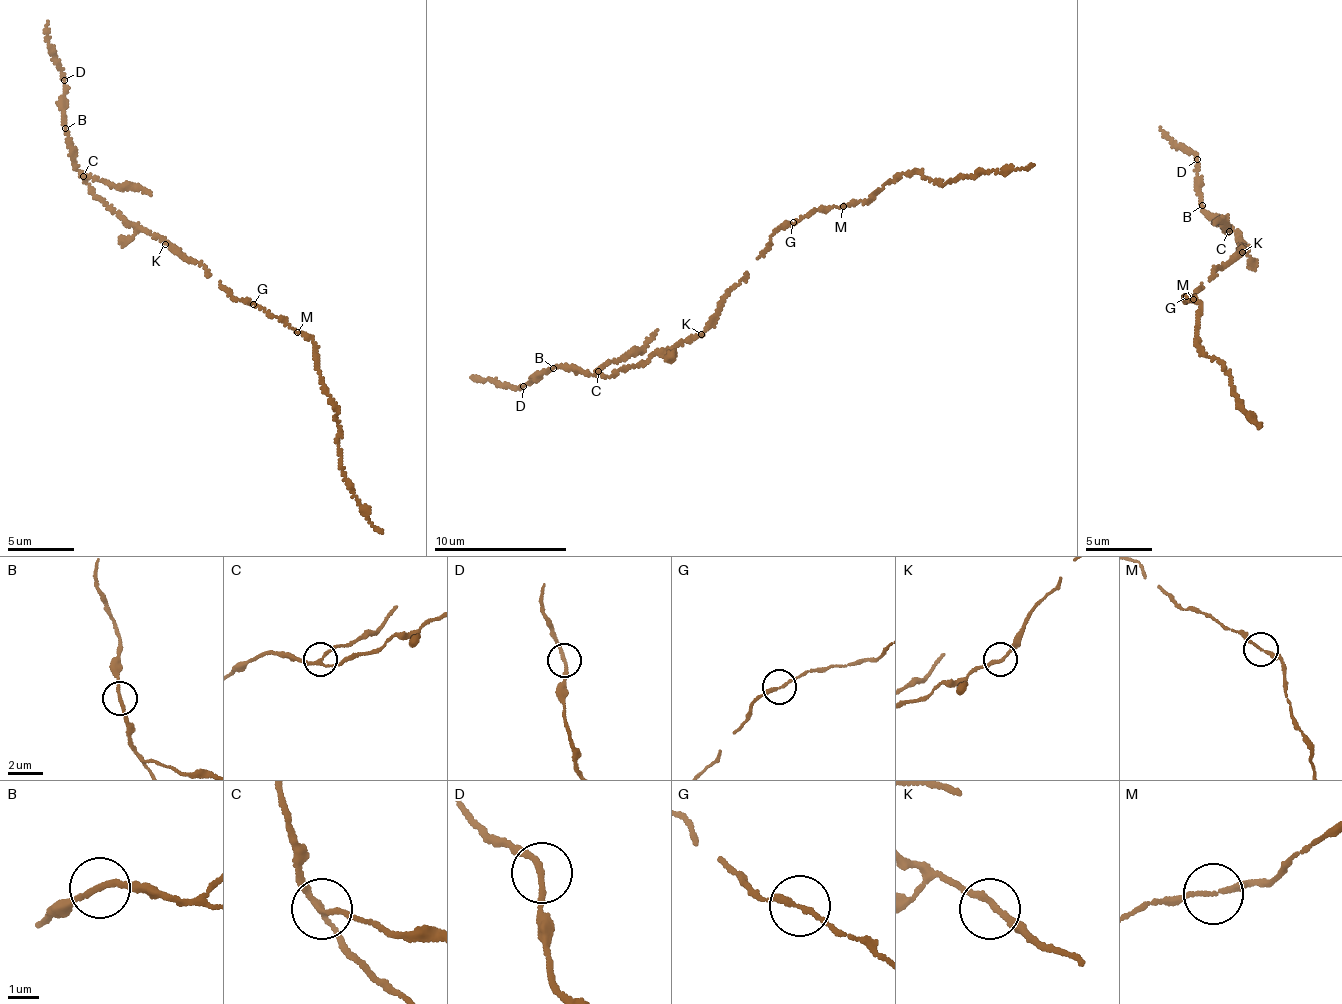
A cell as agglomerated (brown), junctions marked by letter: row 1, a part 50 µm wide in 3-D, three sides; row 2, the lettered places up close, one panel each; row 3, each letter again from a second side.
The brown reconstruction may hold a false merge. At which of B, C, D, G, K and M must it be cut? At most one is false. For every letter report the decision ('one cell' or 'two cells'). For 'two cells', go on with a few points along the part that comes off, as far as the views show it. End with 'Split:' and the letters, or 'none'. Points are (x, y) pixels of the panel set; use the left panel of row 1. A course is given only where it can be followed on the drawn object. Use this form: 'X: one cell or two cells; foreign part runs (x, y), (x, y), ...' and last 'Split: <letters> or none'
B: one cell
C: two cells; foreign part runs (84, 176), (129, 186), (150, 195)
D: one cell
G: one cell
K: one cell
M: one cell
Split: C

